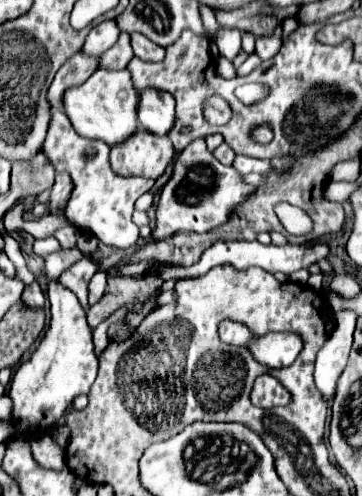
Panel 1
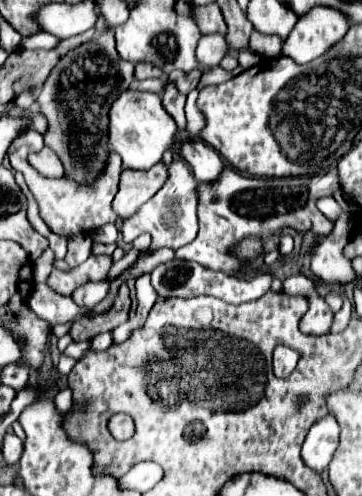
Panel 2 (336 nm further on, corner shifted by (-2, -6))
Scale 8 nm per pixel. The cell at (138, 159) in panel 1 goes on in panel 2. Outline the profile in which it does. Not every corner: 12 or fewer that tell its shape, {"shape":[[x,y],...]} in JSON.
{"shape":[[168,167],[124,169],[112,209],[132,217],[160,191]]}

